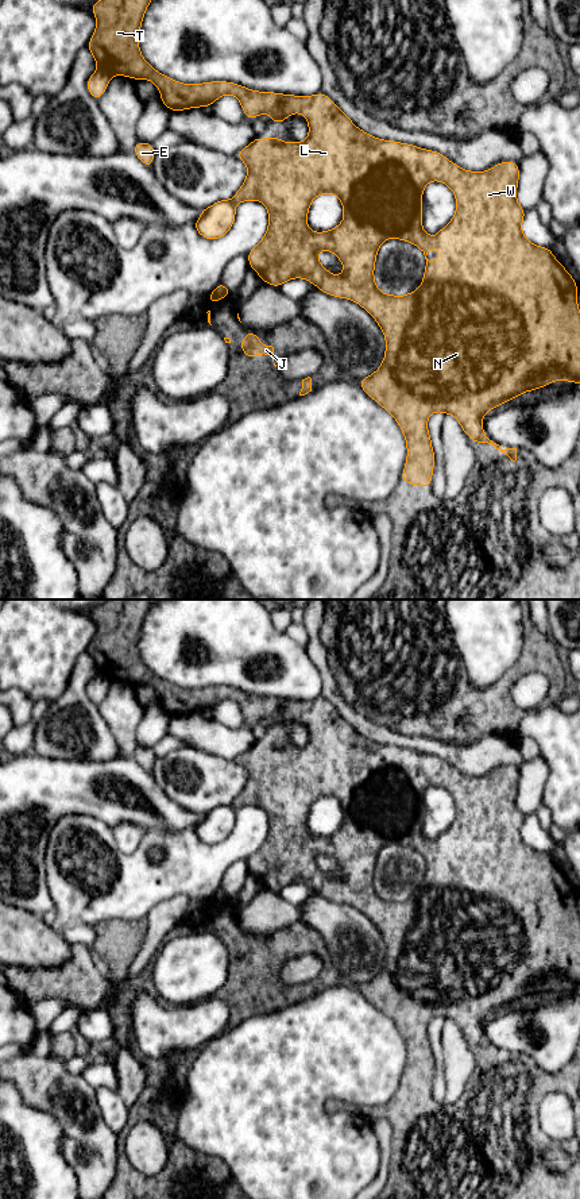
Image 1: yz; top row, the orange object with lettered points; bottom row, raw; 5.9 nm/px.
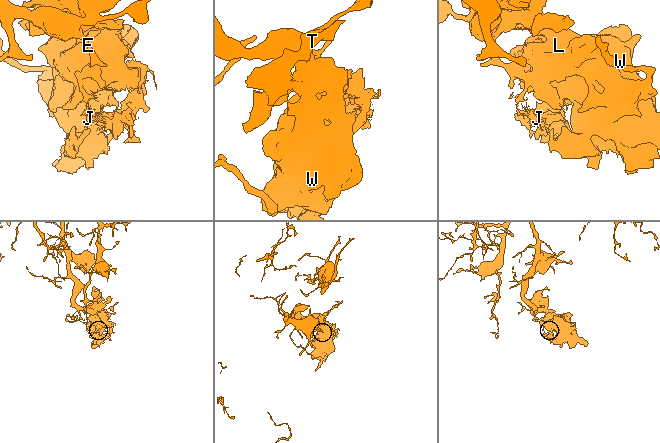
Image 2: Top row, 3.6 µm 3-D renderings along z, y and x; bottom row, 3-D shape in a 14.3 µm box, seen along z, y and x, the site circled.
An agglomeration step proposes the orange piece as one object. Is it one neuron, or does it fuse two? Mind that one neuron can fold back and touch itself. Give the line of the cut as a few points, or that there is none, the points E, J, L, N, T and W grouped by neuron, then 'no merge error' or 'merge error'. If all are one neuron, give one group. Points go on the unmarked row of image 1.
cut in yz along (99, 673), (109, 682); E / J L N T W; merge error

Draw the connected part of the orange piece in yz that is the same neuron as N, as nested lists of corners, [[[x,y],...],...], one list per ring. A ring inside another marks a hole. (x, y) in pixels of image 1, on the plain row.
[[[107,600],[97,608],[90,610],[90,616],[94,618],[97,629],[96,635],[88,648],[88,654],[92,658],[98,674],[107,678],[109,682],[121,679],[124,682],[129,682],[132,685],[151,685],[155,691],[161,695],[161,705],[163,710],[170,716],[185,716],[196,712],[210,712],[219,702],[225,699],[236,701],[241,709],[241,713],[245,718],[245,724],[251,725],[262,718],[268,718],[270,722],[275,729],[281,729],[283,725],[289,722],[290,718],[303,718],[308,729],[309,729],[309,741],[302,747],[291,747],[285,748],[279,744],[278,740],[274,743],[263,744],[255,743],[247,752],[236,757],[236,762],[247,770],[248,779],[244,784],[244,789],[240,794],[235,798],[232,806],[233,809],[244,807],[248,805],[260,806],[267,811],[268,816],[268,833],[266,836],[264,843],[247,859],[250,872],[255,874],[259,883],[274,892],[279,892],[283,887],[293,884],[293,883],[305,883],[310,888],[316,890],[321,897],[339,902],[339,903],[348,903],[359,909],[364,913],[378,928],[382,933],[382,937],[386,942],[386,957],[384,964],[379,974],[366,982],[361,983],[357,988],[359,991],[372,1003],[375,1005],[382,1013],[384,1013],[398,1028],[401,1032],[403,1041],[406,1044],[407,1052],[407,1063],[406,1069],[401,1082],[401,1086],[405,1088],[413,1088],[421,1092],[430,1092],[432,1090],[432,1079],[434,1073],[434,1056],[432,1052],[430,1040],[428,1036],[428,1022],[433,1017],[444,1017],[445,1019],[452,1019],[457,1023],[461,1029],[463,1037],[465,1037],[473,1048],[488,1048],[494,1050],[496,1055],[507,1060],[513,1067],[517,1065],[517,1053],[506,1053],[502,1055],[499,1049],[490,1045],[486,1037],[482,1033],[482,1023],[486,1018],[502,1009],[509,1007],[510,1005],[521,1001],[525,996],[531,996],[535,994],[541,994],[552,987],[558,984],[568,986],[572,988],[580,988],[580,915],[577,910],[577,887],[573,882],[564,874],[564,871],[554,863],[553,857],[548,852],[540,852],[534,848],[529,847],[522,837],[522,825],[526,820],[526,816],[518,809],[517,806],[517,791],[519,786],[519,770],[517,767],[498,767],[494,772],[487,776],[469,776],[465,774],[459,772],[456,768],[449,766],[445,760],[434,756],[434,755],[425,755],[409,748],[401,748],[395,745],[383,745],[378,744],[360,733],[357,733],[352,725],[332,706],[326,699],[322,697],[313,699],[313,701],[294,701],[294,699],[283,699],[283,698],[274,698],[274,697],[258,697],[252,694],[247,694],[243,690],[228,687],[228,686],[210,686],[204,689],[182,689],[175,686],[159,676],[156,676],[142,660],[139,655],[139,641],[140,641],[140,632],[142,625],[144,622],[146,614],[151,605],[156,600]],[[429,786],[441,786],[442,789],[448,790],[452,797],[455,798],[457,814],[452,822],[452,825],[440,834],[436,840],[426,840],[422,834],[422,797]],[[332,798],[336,799],[343,810],[344,822],[340,830],[324,836],[324,837],[313,837],[308,832],[308,817],[312,809],[312,805],[317,801]],[[397,843],[403,847],[410,847],[415,849],[425,860],[425,878],[421,891],[406,899],[406,901],[394,901],[394,899],[384,899],[382,898],[375,887],[374,883],[374,874],[376,867],[376,860],[380,849],[388,844]],[[434,853],[440,855],[440,864],[438,865],[429,865],[426,863],[428,857]],[[320,855],[329,855],[332,856],[343,868],[344,878],[341,880],[335,880],[329,878],[320,867],[318,867],[318,856]]]

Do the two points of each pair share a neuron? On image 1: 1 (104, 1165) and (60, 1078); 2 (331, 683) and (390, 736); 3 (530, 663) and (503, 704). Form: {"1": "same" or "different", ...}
{"1": "same", "2": "same", "3": "same"}

